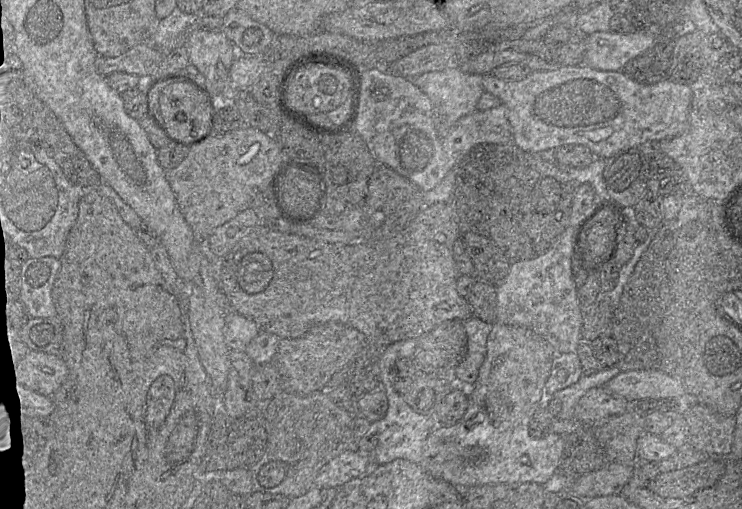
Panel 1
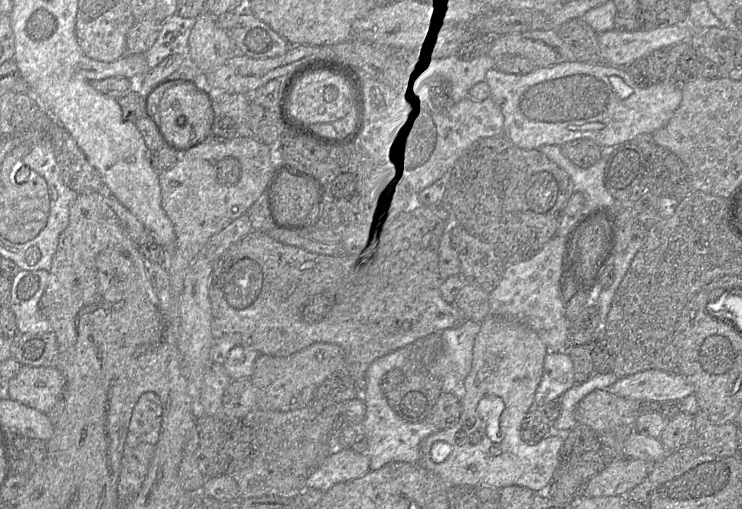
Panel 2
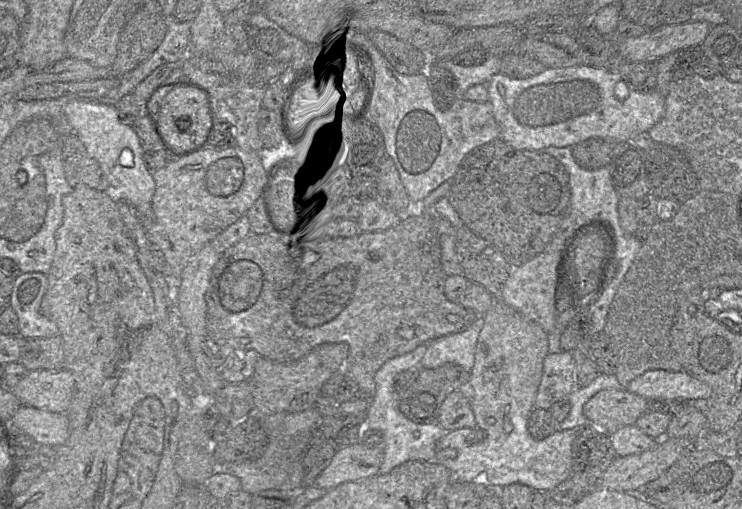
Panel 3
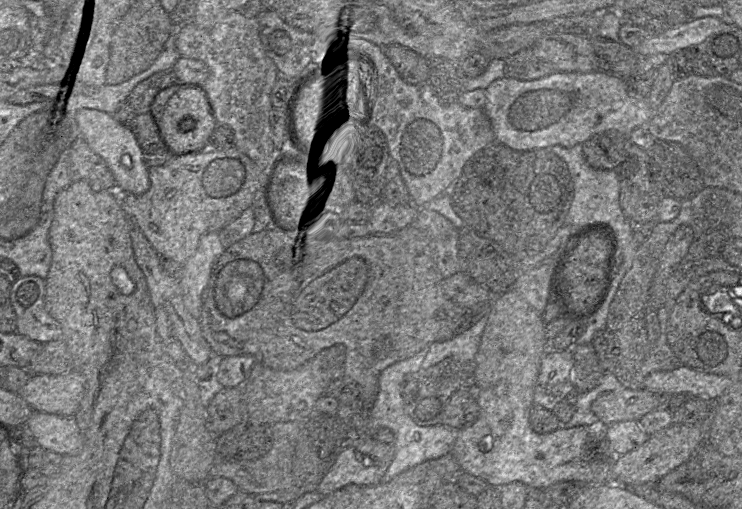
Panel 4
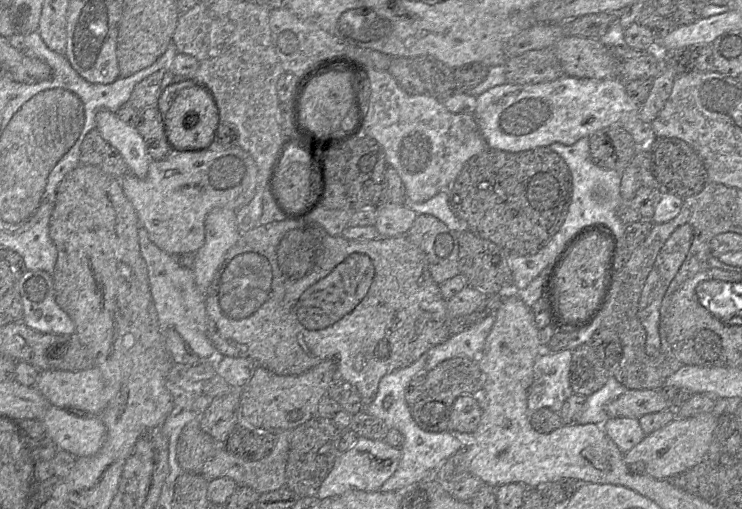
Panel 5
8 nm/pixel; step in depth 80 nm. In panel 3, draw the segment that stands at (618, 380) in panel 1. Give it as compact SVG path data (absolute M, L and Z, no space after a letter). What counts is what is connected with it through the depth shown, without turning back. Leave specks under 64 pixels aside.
M648 370L625 388L646 399L708 399L711 388L685 371Z

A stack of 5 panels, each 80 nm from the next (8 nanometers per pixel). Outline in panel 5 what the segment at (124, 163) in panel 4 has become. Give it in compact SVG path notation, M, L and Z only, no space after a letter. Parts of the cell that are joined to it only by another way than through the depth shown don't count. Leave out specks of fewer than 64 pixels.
M100 110L96 115L96 130L121 154L131 174L140 179L146 177L151 159L135 127L121 121L116 113Z

